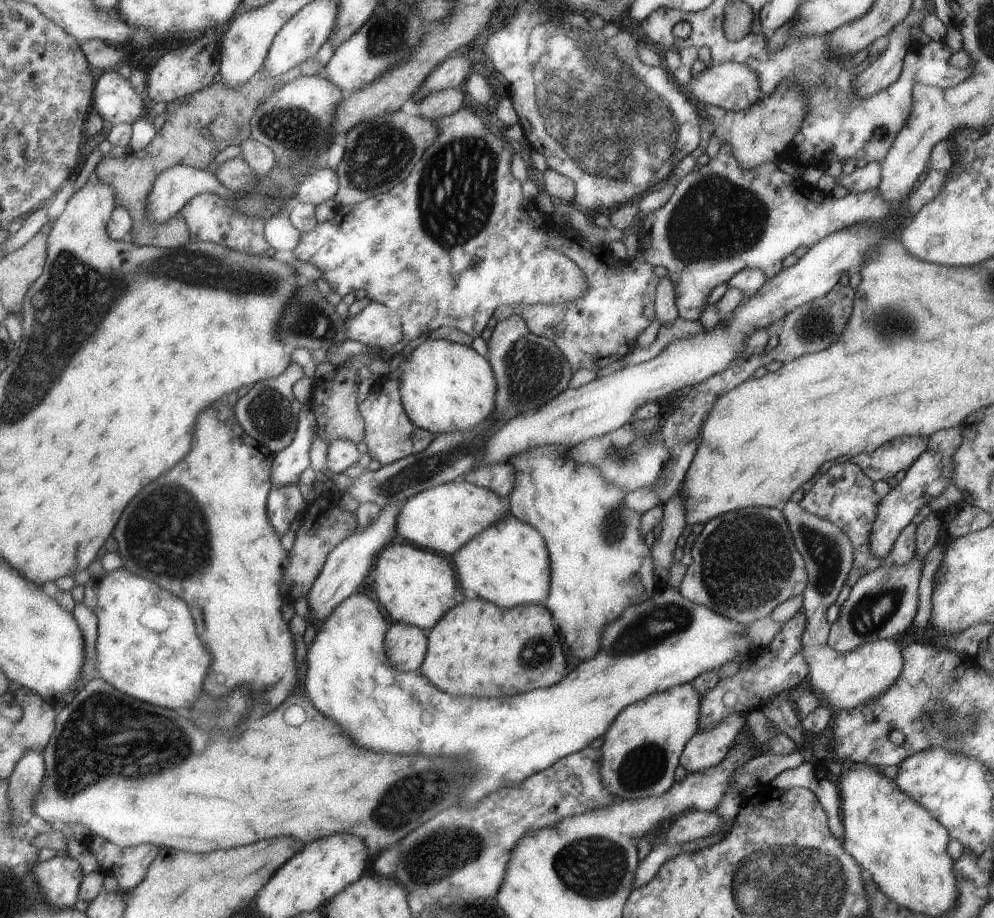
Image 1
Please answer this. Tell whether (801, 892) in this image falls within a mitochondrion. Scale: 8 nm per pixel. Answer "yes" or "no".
yes

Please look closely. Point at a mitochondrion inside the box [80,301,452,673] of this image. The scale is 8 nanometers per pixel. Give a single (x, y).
(150, 520)

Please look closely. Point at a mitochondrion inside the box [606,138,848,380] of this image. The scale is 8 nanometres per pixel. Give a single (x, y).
(716, 219)

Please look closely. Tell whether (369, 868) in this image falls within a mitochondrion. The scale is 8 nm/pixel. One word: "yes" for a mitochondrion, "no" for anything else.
no

